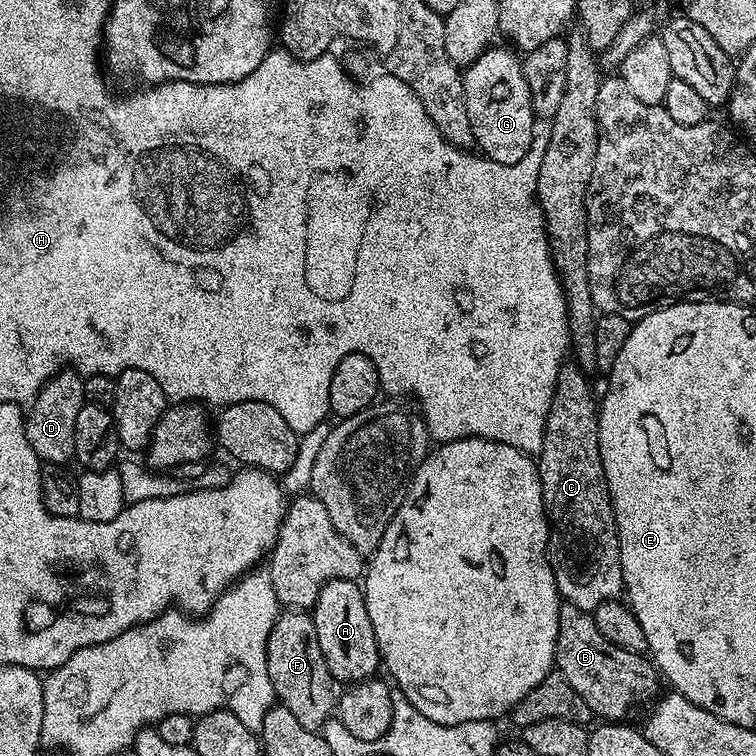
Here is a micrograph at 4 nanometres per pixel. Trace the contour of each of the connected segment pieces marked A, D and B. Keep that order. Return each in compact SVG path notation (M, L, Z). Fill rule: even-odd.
M357 581L326 582L310 609L310 615L318 634L318 646L322 646L322 654L333 681L359 682L371 680L377 675L382 664L380 651L374 638L374 626L370 626L370 614L366 614L364 590Z
M61 369L40 388L25 415L26 438L37 457L49 464L69 463L75 457L74 425L78 420L78 410L85 404L83 377L73 369Z
M567 602L561 603L558 614L554 668L562 679L574 686L582 702L590 706L593 717L604 722L623 721L631 708L638 707L643 700L651 701L661 691L658 673L647 655L622 650L622 646L606 642L606 638L598 634L598 626L591 615Z

